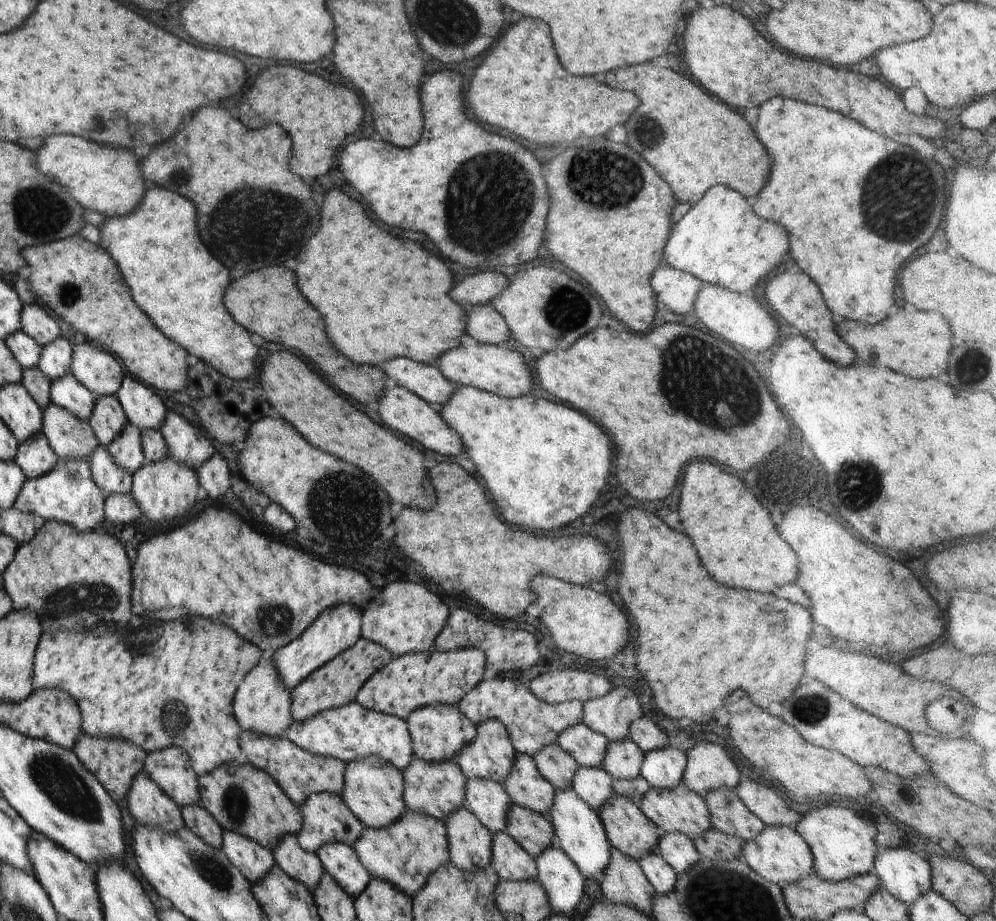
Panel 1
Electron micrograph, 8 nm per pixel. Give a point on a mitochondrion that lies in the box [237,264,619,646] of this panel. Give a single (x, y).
(363, 510)

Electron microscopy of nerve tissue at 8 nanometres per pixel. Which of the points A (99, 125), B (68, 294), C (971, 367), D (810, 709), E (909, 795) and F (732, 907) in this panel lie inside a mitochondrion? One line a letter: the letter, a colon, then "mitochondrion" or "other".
A: mitochondrion
B: mitochondrion
C: mitochondrion
D: mitochondrion
E: mitochondrion
F: mitochondrion

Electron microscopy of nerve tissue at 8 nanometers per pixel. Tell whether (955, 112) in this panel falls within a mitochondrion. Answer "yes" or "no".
no

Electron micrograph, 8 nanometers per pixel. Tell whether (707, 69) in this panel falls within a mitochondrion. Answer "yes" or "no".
no

